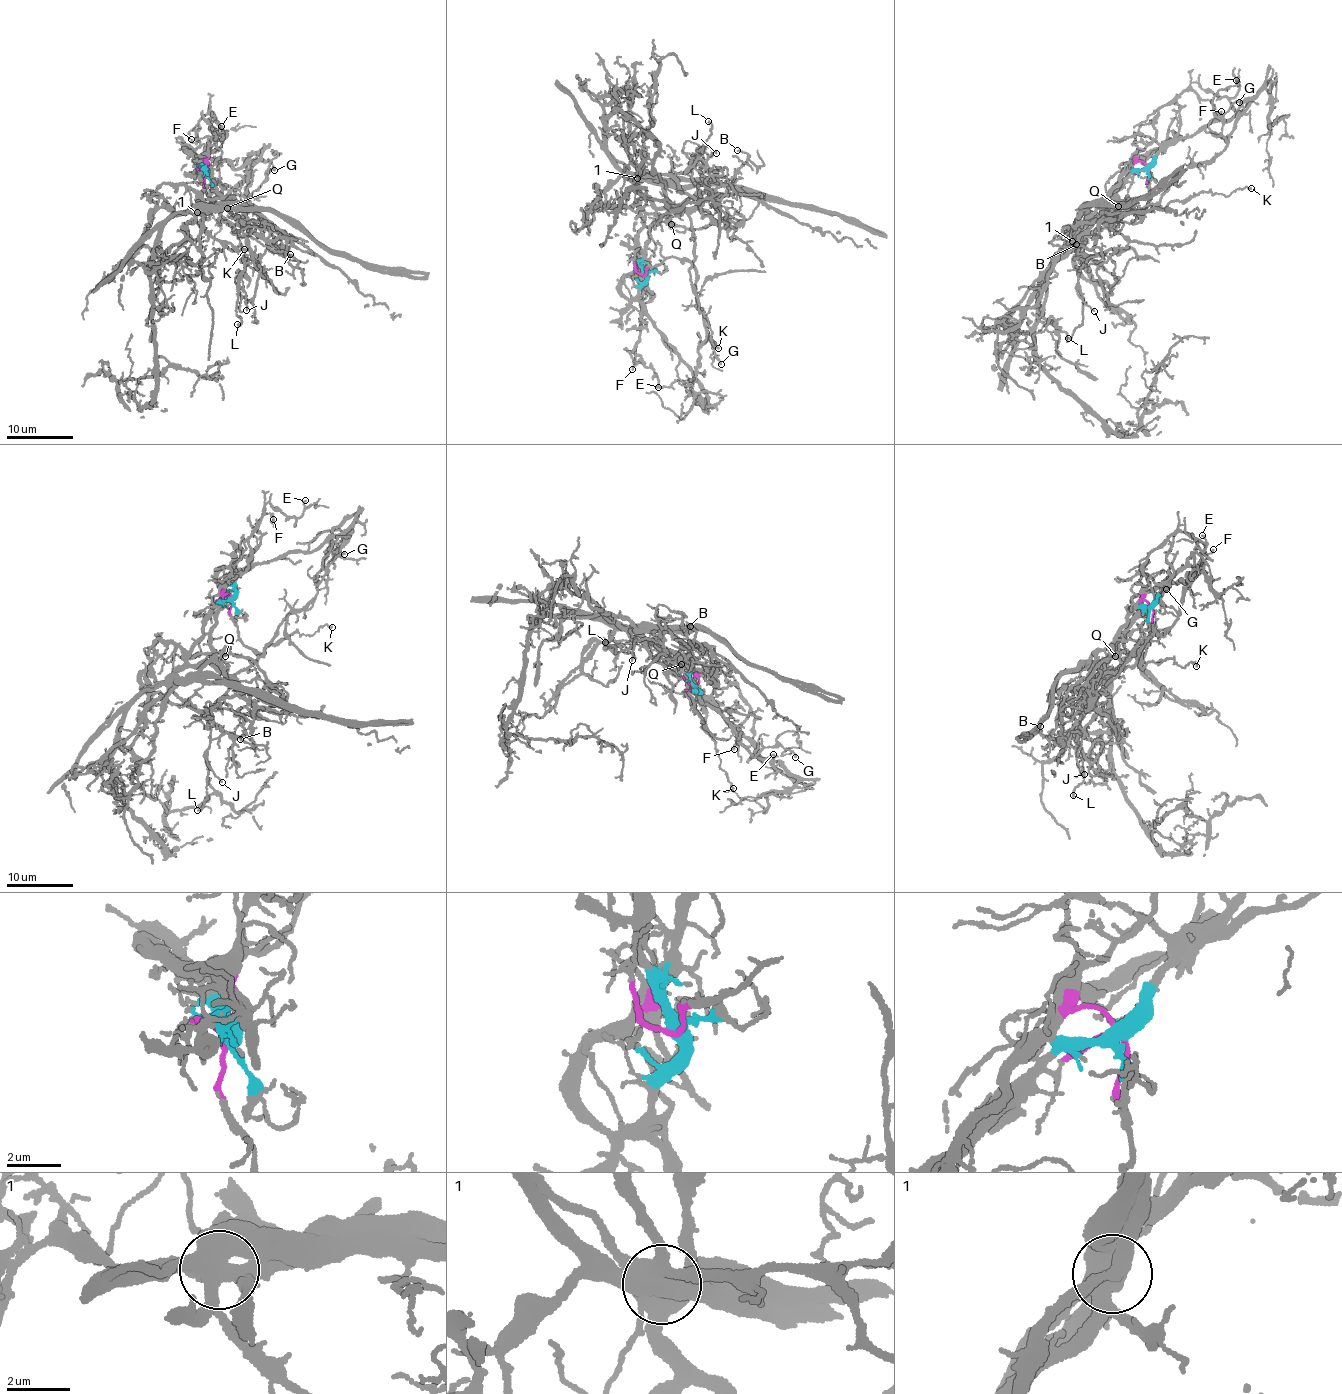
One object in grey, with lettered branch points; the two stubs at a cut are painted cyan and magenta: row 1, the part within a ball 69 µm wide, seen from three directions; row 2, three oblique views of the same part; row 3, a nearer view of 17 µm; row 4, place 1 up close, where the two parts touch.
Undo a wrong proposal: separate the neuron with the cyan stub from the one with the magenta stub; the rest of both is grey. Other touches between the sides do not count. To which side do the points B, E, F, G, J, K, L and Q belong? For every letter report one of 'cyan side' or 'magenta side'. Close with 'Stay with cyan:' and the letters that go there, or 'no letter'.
B: cyan side
E: magenta side
F: magenta side
G: cyan side
J: cyan side
K: magenta side
L: cyan side
Q: cyan side
Stay with cyan: B, G, J, L, Q

